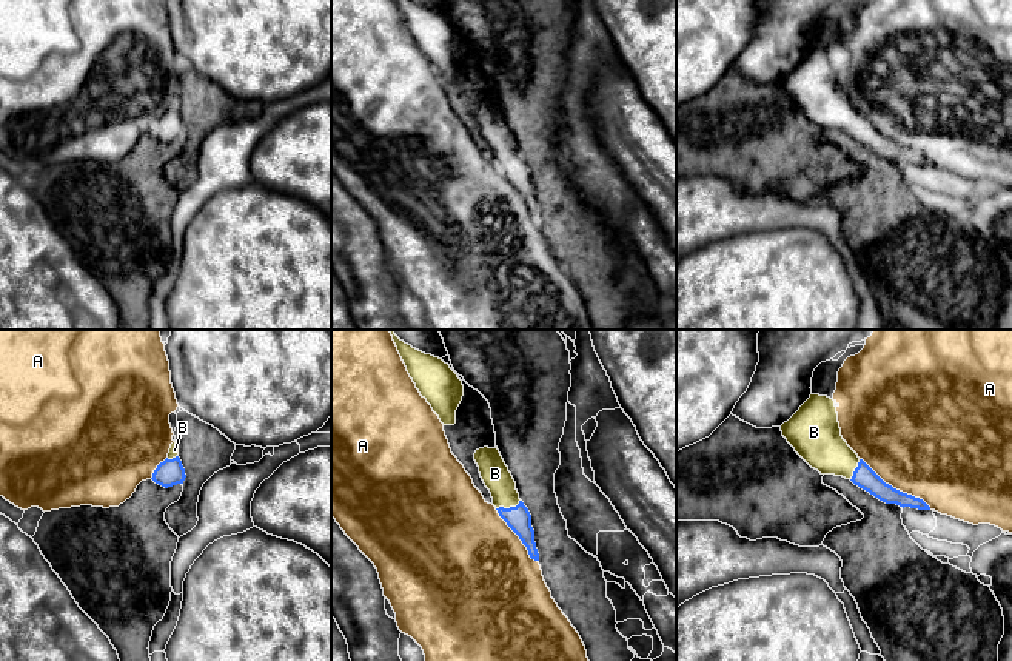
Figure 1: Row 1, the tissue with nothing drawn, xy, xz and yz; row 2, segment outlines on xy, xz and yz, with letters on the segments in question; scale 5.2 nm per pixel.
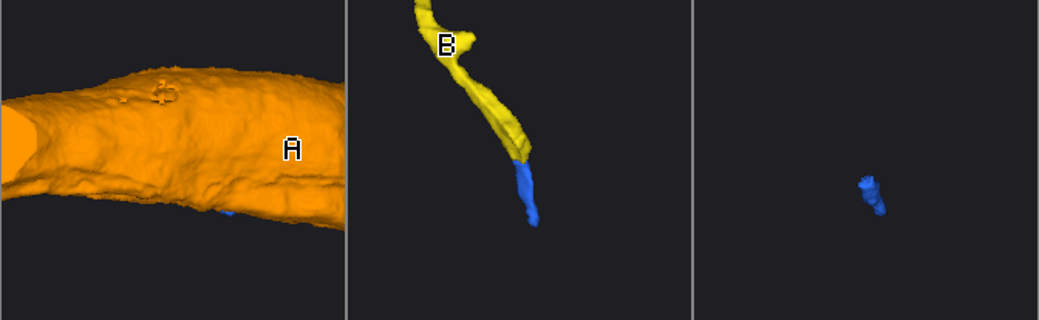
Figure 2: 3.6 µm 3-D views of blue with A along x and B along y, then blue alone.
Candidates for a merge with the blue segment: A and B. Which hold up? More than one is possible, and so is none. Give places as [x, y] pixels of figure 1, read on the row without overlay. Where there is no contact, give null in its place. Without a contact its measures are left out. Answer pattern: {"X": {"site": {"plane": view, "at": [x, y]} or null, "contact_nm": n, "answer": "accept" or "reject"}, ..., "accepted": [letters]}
{"A": {"site": {"plane": "yz", "at": [895, 144]}, "contact_nm": 460, "answer": "reject"}, "B": {"site": {"plane": "xz", "at": [510, 162]}, "contact_nm": 140, "answer": "accept"}, "accepted": ["B"]}

